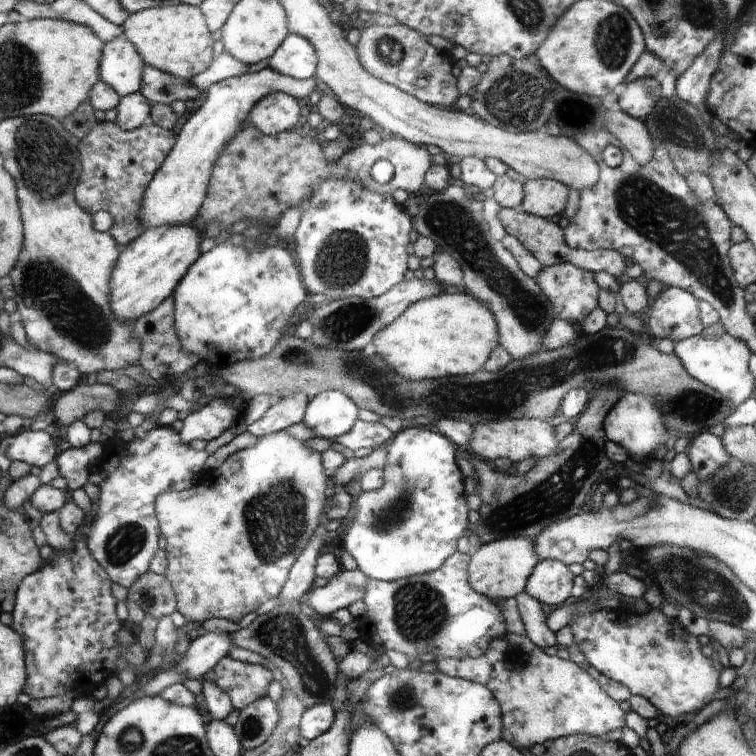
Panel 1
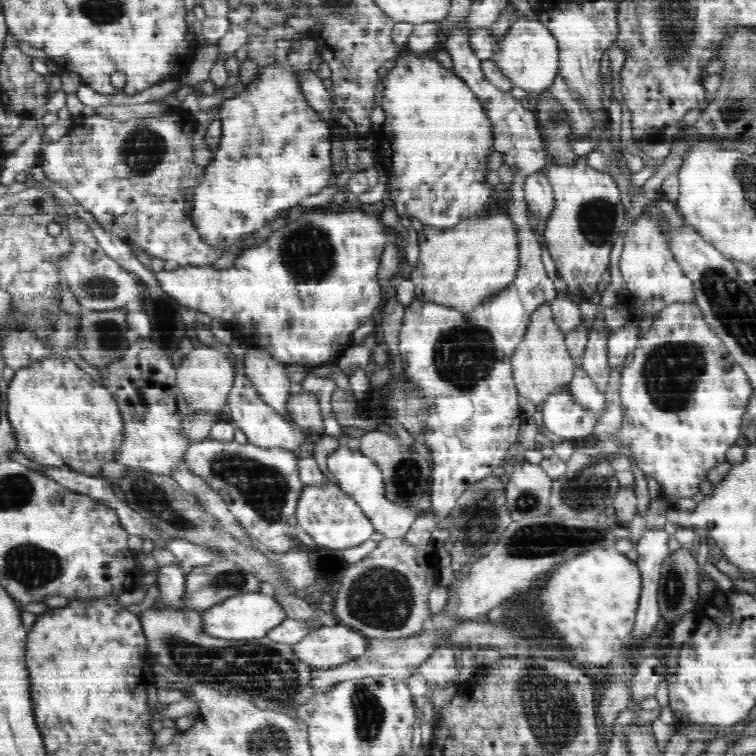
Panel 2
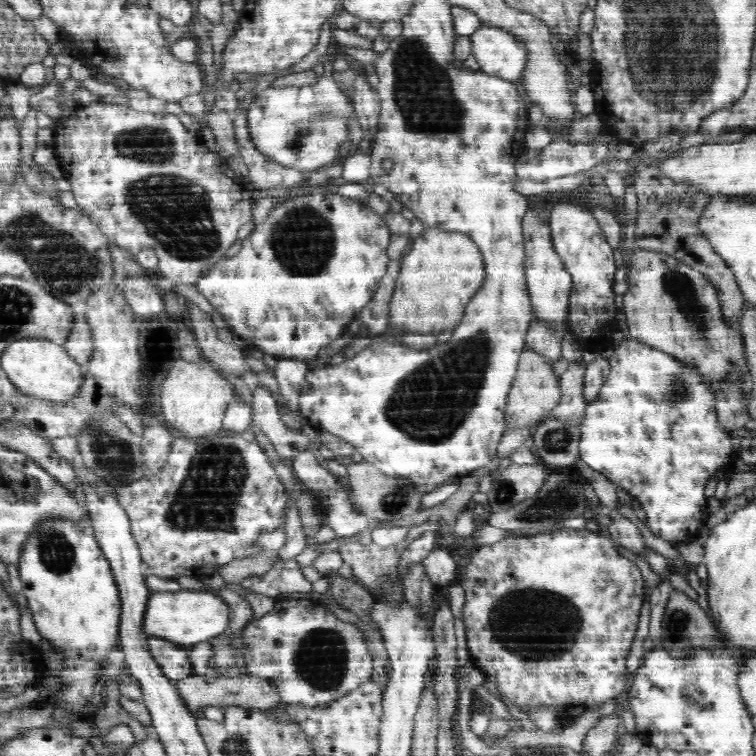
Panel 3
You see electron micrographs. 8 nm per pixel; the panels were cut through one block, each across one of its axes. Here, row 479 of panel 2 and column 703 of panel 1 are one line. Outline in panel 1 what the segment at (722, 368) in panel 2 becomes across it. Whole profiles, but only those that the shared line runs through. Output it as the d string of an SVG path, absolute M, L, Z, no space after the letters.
M650 608L647 614L630 613L626 621L619 621L603 610L587 611L573 619L571 632L577 648L584 654L586 661L598 672L611 680L624 684L631 695L640 695L654 708L661 717L670 717L674 721L682 716L694 716L694 712L706 708L718 692L718 670L712 666L711 658L706 658L700 650L698 638L684 630L676 618L670 618L660 609Z

